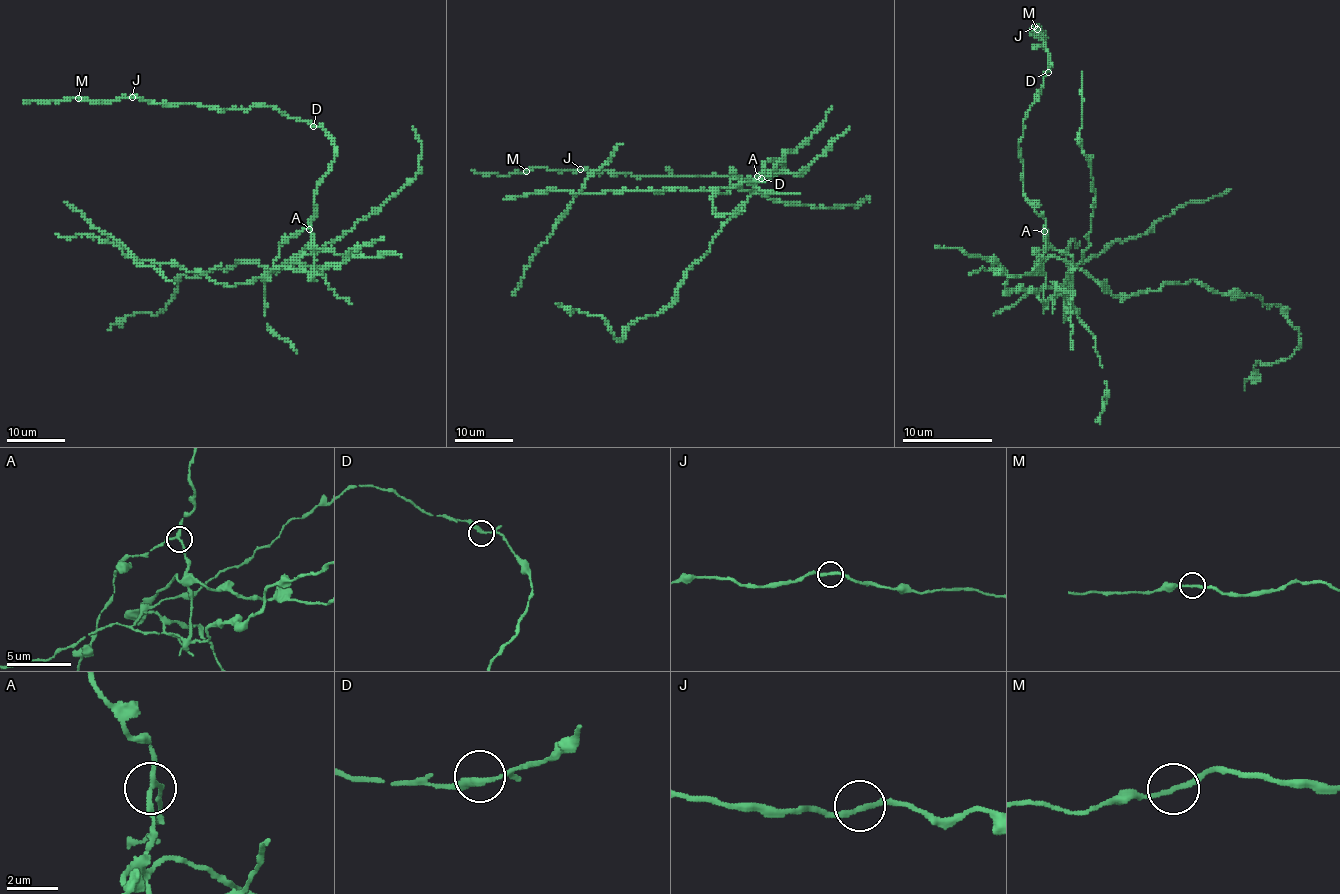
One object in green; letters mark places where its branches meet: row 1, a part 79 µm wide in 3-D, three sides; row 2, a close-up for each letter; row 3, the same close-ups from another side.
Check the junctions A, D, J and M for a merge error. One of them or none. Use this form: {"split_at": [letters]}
{"split_at": ["A"]}

